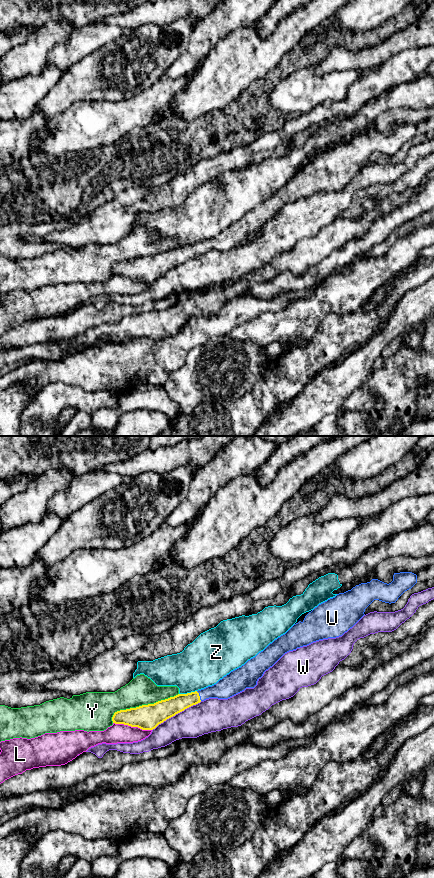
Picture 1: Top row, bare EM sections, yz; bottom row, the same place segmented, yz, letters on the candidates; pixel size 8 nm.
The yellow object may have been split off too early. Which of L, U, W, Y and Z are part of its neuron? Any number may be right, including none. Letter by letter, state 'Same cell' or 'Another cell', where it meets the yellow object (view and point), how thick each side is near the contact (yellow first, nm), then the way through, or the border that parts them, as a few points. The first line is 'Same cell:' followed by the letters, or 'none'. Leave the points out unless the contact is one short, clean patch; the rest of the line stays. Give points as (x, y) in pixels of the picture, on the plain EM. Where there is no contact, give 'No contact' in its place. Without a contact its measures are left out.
Same cell: U
L: Another cell. Touches yellow at yz (132, 278). Thickness 200 nm (yellow) against 160 nm
U: Same cell. Touches yellow at yz (199, 248). Thickness 150 nm (yellow) against 170 nm. Path across: yz (170, 259), (199, 248), (228, 238)
W: Another cell. Touches yellow at yz (176, 265). Thickness 200 nm (yellow) against 260 nm
Y: Another cell. Touches yellow at yz (142, 257). Thickness 200 nm (yellow) against 240 nm
Z: Another cell. Touches yellow at yz (187, 245). Thickness 160 nm (yellow) against 360 nm

